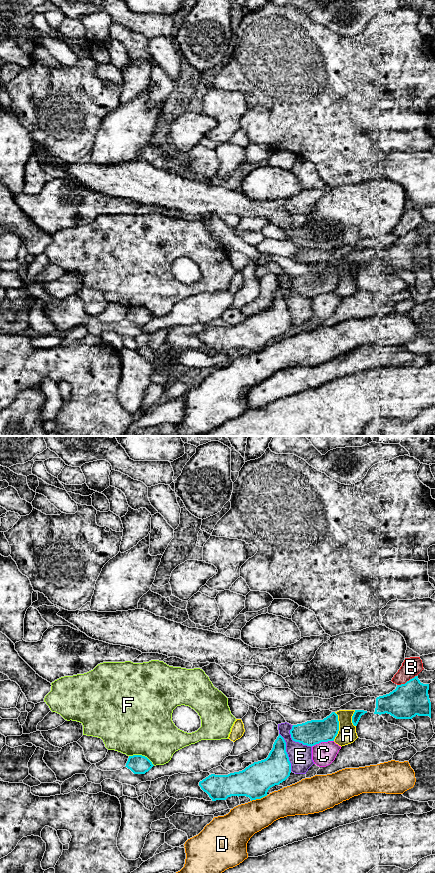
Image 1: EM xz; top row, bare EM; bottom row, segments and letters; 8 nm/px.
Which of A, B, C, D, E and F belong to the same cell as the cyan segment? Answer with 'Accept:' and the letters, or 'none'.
Accept: none

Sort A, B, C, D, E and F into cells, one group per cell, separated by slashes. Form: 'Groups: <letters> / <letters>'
Groups: A / B / C / D / E / F

